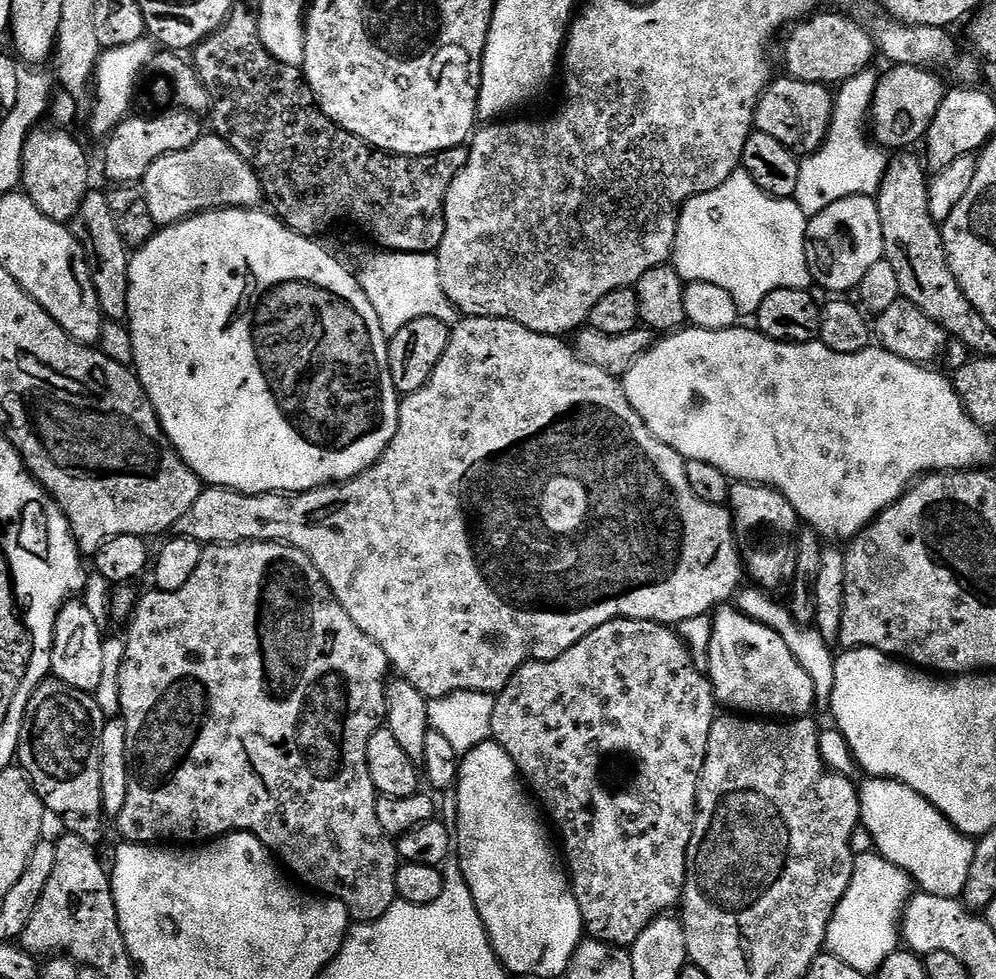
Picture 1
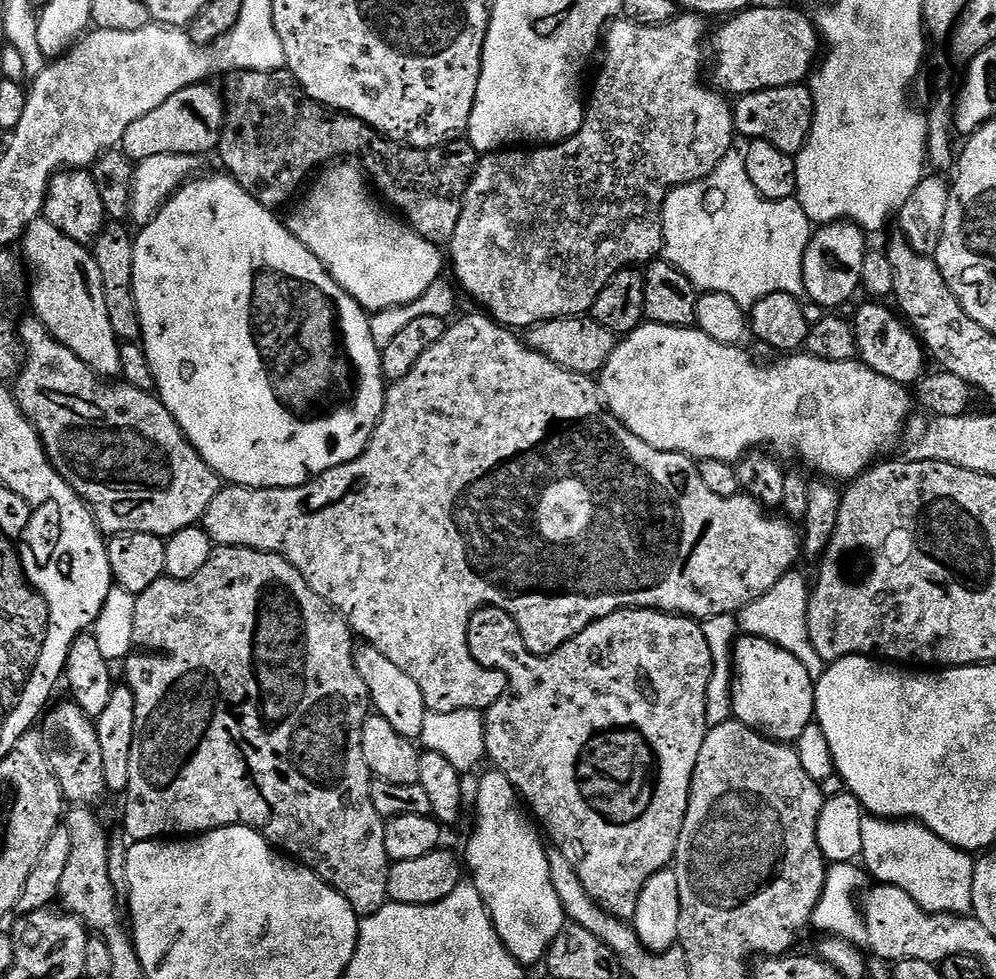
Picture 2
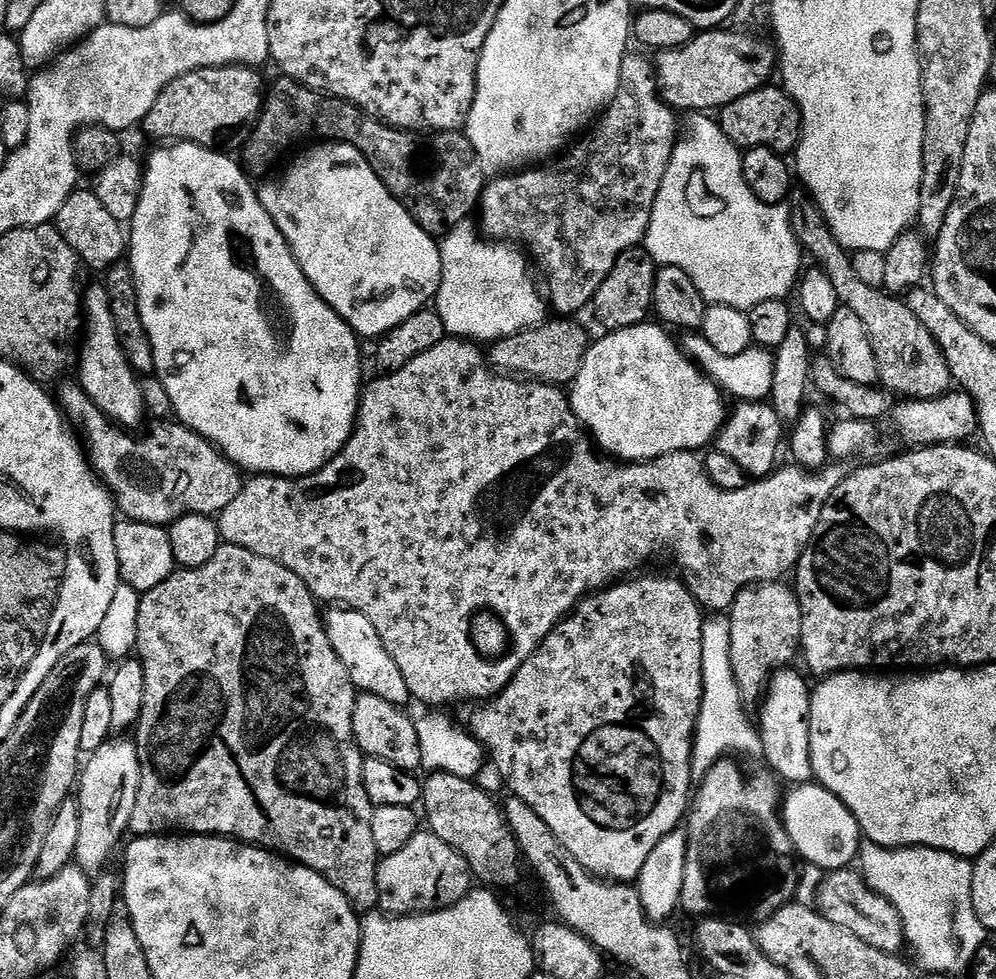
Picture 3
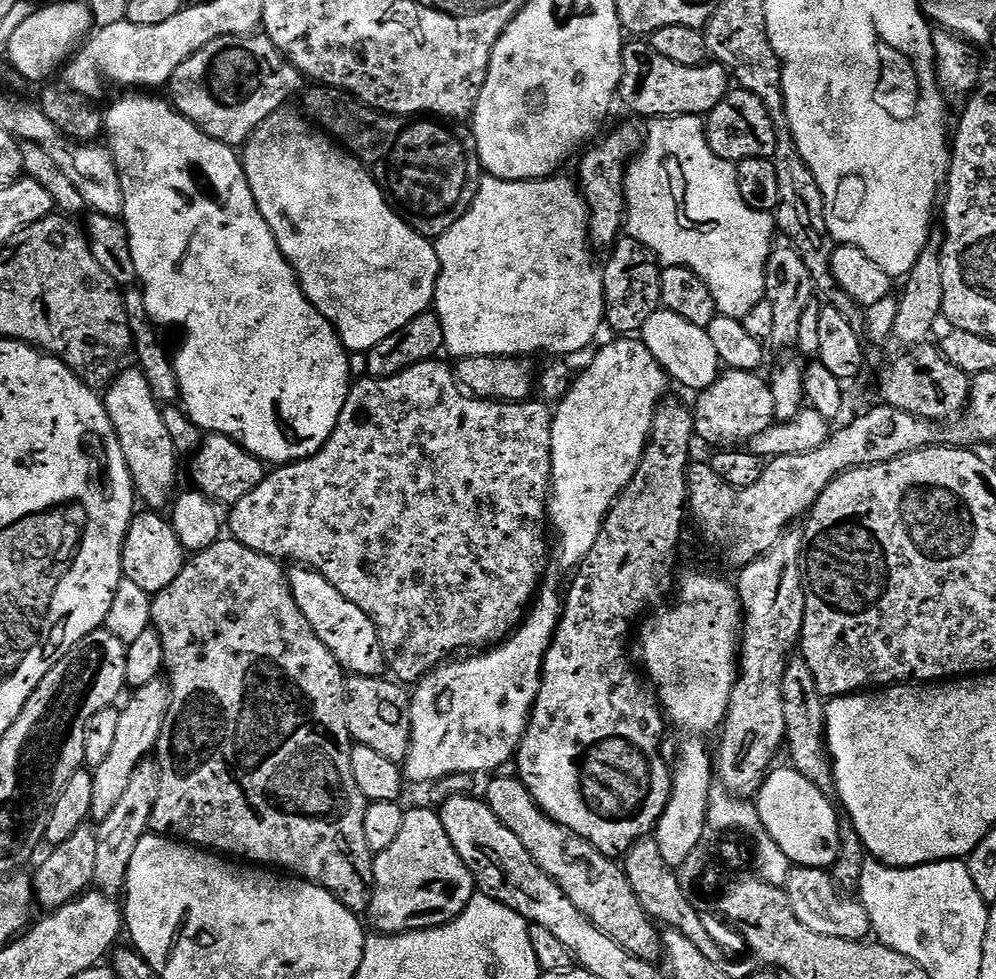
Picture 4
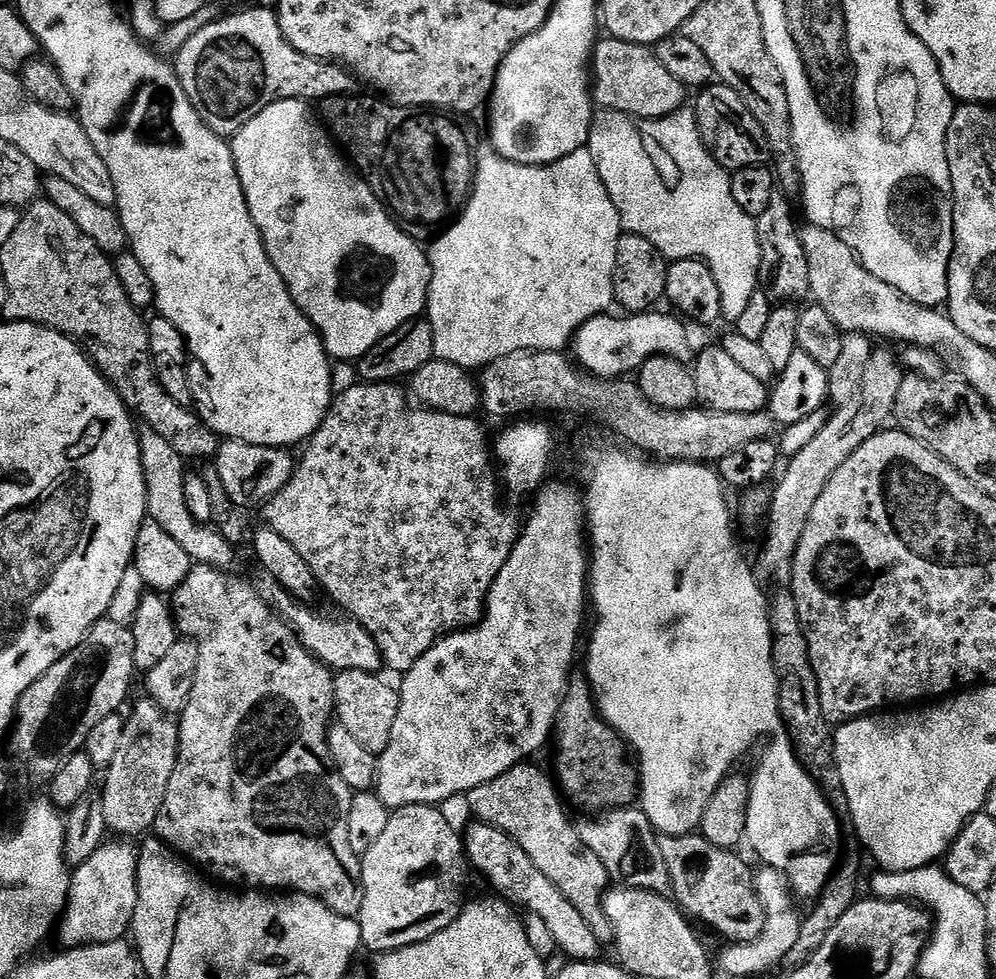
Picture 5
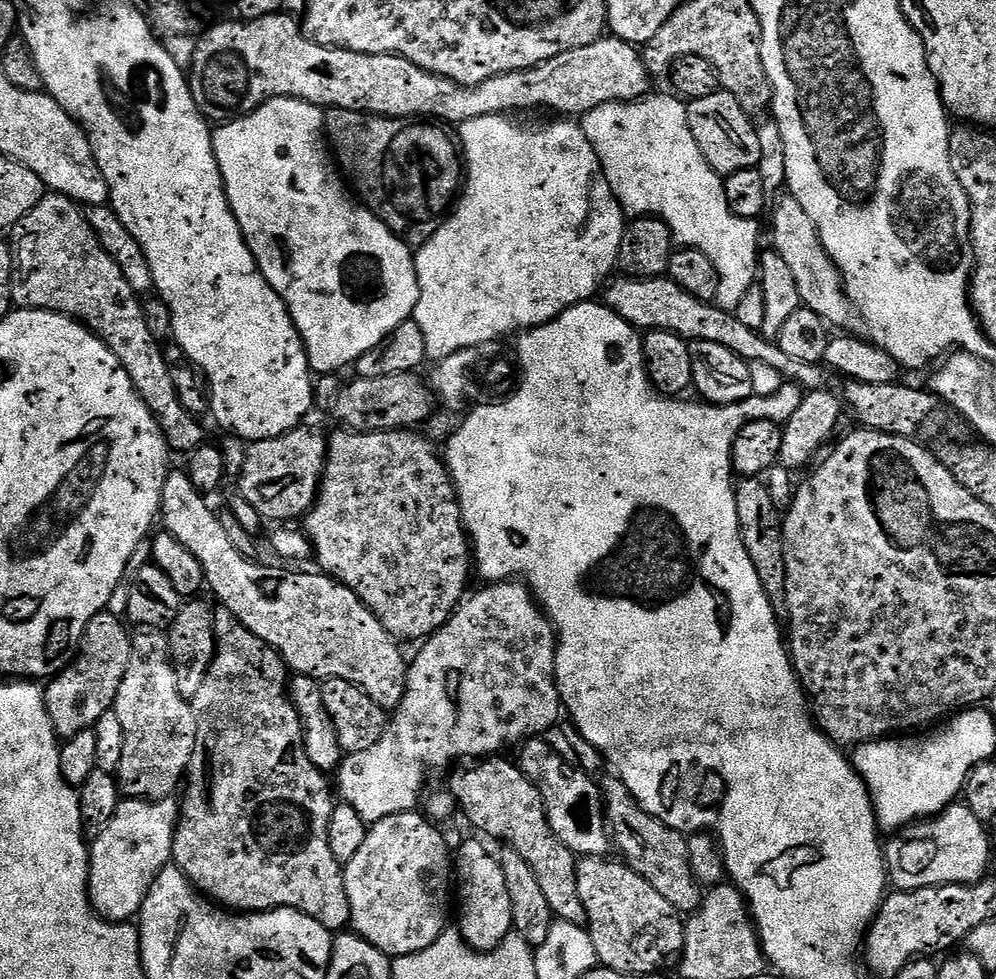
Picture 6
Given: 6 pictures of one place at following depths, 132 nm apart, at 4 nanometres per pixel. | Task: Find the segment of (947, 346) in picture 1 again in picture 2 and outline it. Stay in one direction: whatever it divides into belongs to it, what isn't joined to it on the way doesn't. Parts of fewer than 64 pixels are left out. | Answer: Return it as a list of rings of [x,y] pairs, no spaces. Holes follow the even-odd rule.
[[[868,302],[856,312],[854,327],[856,331],[857,353],[860,363],[870,370],[882,374],[882,378],[890,378],[905,386],[916,386],[926,375],[924,360],[926,349],[919,336],[891,307],[883,308],[883,303]]]

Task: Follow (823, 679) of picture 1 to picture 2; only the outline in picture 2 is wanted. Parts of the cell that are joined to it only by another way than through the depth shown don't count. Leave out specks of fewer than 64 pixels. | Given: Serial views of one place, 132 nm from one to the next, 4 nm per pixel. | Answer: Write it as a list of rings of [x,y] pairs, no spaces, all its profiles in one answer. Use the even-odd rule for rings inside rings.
[[[799,571],[787,572],[762,598],[750,602],[738,614],[738,628],[743,635],[757,636],[778,645],[786,654],[794,654],[802,666],[806,666],[806,674],[810,674],[813,682],[822,678],[826,661],[820,657],[818,650],[814,650],[814,642],[810,642],[808,629],[808,597],[810,595],[809,581],[804,581],[798,574]]]

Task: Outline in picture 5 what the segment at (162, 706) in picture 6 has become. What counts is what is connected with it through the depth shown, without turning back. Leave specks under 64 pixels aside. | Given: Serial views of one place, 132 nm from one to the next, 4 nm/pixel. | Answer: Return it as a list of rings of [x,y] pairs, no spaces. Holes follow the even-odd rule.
[[[143,699],[133,706],[132,713],[127,713],[122,743],[118,745],[118,754],[114,754],[114,762],[110,762],[106,769],[105,776],[108,777],[102,787],[109,833],[117,832],[120,838],[143,837],[155,829],[162,802],[166,798],[166,786],[170,786],[178,758],[179,723],[155,700]]]

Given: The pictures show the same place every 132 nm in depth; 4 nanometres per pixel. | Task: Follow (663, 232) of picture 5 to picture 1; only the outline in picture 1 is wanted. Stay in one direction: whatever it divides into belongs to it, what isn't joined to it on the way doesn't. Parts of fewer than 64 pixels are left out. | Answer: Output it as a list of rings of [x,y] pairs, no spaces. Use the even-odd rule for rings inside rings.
[[[737,170],[714,190],[691,196],[680,210],[676,241],[672,247],[671,265],[689,284],[713,283],[730,294],[740,314],[755,314],[762,306],[766,294],[774,290],[805,290],[812,284],[812,275],[806,258],[806,230],[809,217],[796,204],[795,199],[779,200],[767,196],[750,178],[750,174]]]

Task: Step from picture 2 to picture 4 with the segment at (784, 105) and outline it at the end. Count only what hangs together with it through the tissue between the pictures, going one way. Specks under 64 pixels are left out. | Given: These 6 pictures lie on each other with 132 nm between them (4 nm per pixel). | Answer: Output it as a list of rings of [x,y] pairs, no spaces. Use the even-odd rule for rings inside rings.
[[[737,87],[729,90],[710,110],[704,120],[704,133],[708,139],[710,150],[718,154],[718,158],[739,162],[746,158],[766,158],[771,160],[776,149],[776,127],[762,102],[754,94],[750,94],[744,88]]]

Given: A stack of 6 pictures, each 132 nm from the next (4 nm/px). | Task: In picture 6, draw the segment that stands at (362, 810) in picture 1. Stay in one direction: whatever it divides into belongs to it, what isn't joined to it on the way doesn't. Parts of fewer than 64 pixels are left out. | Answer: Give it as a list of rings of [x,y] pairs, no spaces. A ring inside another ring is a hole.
[[[220,610],[215,613],[216,617],[216,656],[212,659],[212,664],[208,667],[208,677],[206,682],[202,686],[200,695],[198,697],[198,704],[201,709],[204,708],[217,708],[220,712],[203,712],[199,713],[198,719],[200,721],[200,729],[196,735],[196,746],[199,755],[195,757],[194,763],[191,765],[190,771],[186,776],[186,788],[188,784],[188,797],[182,800],[182,807],[180,810],[180,823],[176,825],[176,838],[174,840],[174,846],[172,847],[172,860],[174,861],[175,867],[181,868],[184,875],[196,885],[197,889],[201,893],[207,894],[217,905],[223,906],[229,910],[235,910],[240,914],[255,914],[258,912],[271,912],[273,908],[299,908],[308,913],[308,915],[313,916],[315,920],[323,924],[325,928],[329,930],[344,930],[349,927],[352,923],[352,911],[350,910],[350,898],[346,894],[344,889],[344,869],[342,867],[341,861],[336,860],[334,856],[334,850],[330,848],[330,818],[332,817],[332,809],[334,807],[334,799],[332,800],[332,792],[334,796],[334,788],[328,785],[329,777],[325,773],[321,772],[320,768],[310,760],[310,754],[306,750],[306,742],[304,741],[304,721],[301,720],[300,714],[296,709],[295,704],[292,701],[290,692],[290,668],[286,663],[283,656],[280,655],[276,649],[272,648],[271,645],[266,643],[265,640],[256,636],[252,631],[248,629],[242,623],[239,623],[237,618],[232,615],[231,612],[227,610]]]

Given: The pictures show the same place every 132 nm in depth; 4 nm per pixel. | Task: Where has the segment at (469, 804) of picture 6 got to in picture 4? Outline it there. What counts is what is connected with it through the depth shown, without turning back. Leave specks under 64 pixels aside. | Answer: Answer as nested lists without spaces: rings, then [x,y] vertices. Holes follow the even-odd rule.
[[[515,775],[499,776],[492,778],[497,780],[489,782],[486,793],[490,810],[498,814],[498,822],[502,822],[510,834],[516,835],[518,842],[526,846],[530,858],[538,862],[540,869],[551,880],[558,882],[562,894],[566,894],[566,898],[570,898],[570,902],[574,902],[580,913],[594,922],[602,934],[614,938],[622,950],[634,954],[638,959],[655,961],[658,956],[657,929],[652,917],[642,910],[642,902],[638,902],[623,867],[613,857],[597,852],[590,842],[578,834],[566,830],[566,826],[551,820],[536,805],[530,790],[526,790],[526,786]]]

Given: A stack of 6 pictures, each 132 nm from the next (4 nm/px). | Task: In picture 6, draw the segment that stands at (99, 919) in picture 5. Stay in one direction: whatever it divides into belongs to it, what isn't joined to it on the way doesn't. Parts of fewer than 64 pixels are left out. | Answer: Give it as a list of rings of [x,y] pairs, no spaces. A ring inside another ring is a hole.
[[[139,798],[121,799],[114,818],[95,833],[96,841],[90,844],[90,861],[88,864],[88,889],[92,905],[106,920],[128,922],[139,917],[150,886],[163,868],[169,867],[172,860],[172,847],[176,838],[176,825],[180,823],[181,805],[175,799],[141,800]]]

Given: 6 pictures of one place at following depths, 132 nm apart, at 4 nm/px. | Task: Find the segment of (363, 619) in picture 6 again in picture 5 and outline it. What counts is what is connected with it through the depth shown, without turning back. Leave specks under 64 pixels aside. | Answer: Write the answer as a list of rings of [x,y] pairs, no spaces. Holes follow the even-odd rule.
[[[141,427],[138,435],[148,499],[147,519],[158,522],[158,526],[162,526],[162,530],[166,530],[170,538],[175,538],[182,546],[182,550],[186,550],[186,554],[190,554],[195,563],[209,564],[225,570],[231,569],[232,563],[236,560],[235,554],[232,553],[235,552],[234,545],[226,542],[226,538],[222,538],[222,534],[215,528],[198,523],[186,507],[186,494],[182,491],[186,462],[159,434],[154,434],[154,430]],[[277,591],[274,607],[287,620],[288,625],[296,631],[296,635],[316,659],[327,664],[332,670],[362,670],[363,672],[379,673],[382,668],[380,648],[374,642],[371,632],[360,624],[360,621],[340,616],[323,616],[320,612],[308,608],[307,603],[301,602],[288,595],[287,592]]]

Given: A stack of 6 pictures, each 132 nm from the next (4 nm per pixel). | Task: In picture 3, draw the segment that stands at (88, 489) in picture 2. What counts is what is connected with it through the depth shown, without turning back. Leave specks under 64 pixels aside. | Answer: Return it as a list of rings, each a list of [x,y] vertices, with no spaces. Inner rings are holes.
[[[76,382],[66,385],[61,390],[58,403],[65,420],[73,429],[82,433],[91,471],[112,493],[117,509],[127,519],[170,526],[178,518],[188,516],[192,512],[216,518],[222,510],[226,510],[226,506],[230,506],[230,502],[234,502],[234,498],[238,498],[238,494],[244,489],[246,480],[235,462],[229,460],[215,444],[211,444],[209,440],[202,438],[182,423],[156,422],[145,436],[136,436],[140,434],[133,434],[120,425],[113,424],[106,414],[102,414],[102,410],[98,410],[98,406],[94,406],[94,402],[90,402],[90,398]]]

